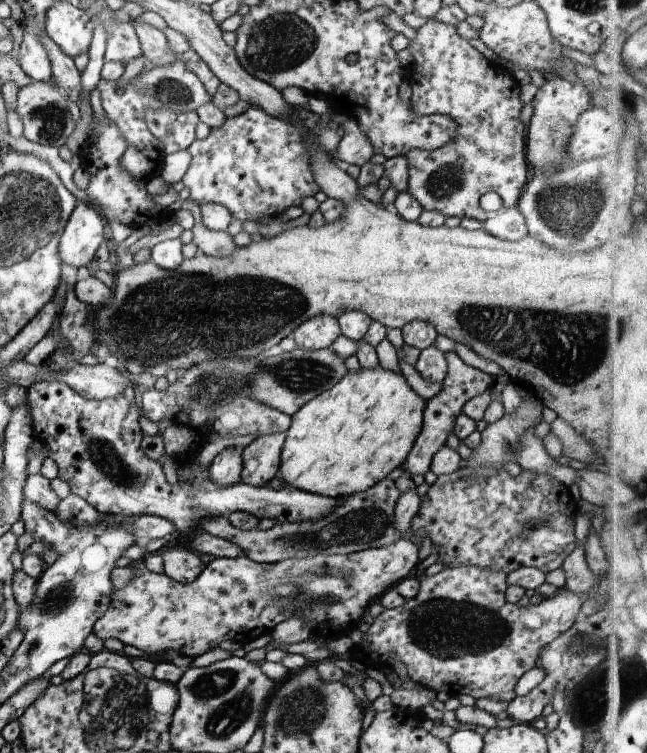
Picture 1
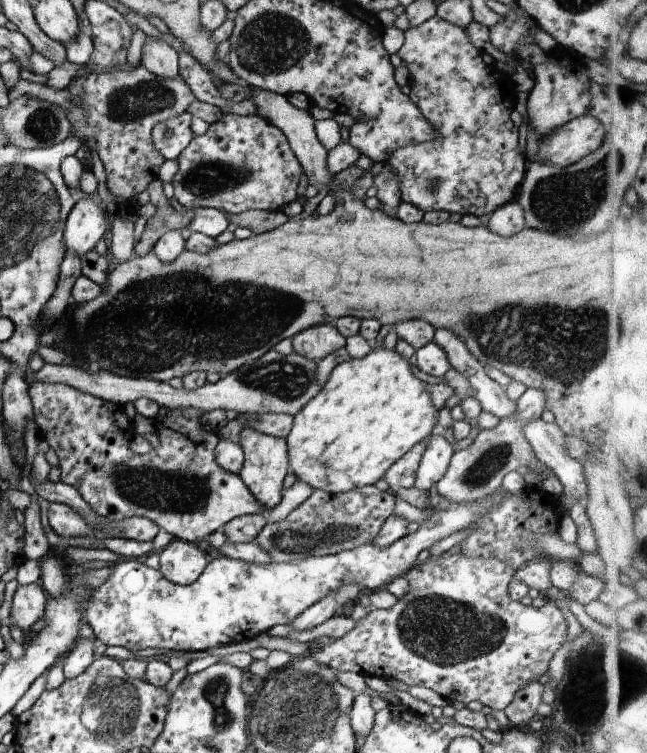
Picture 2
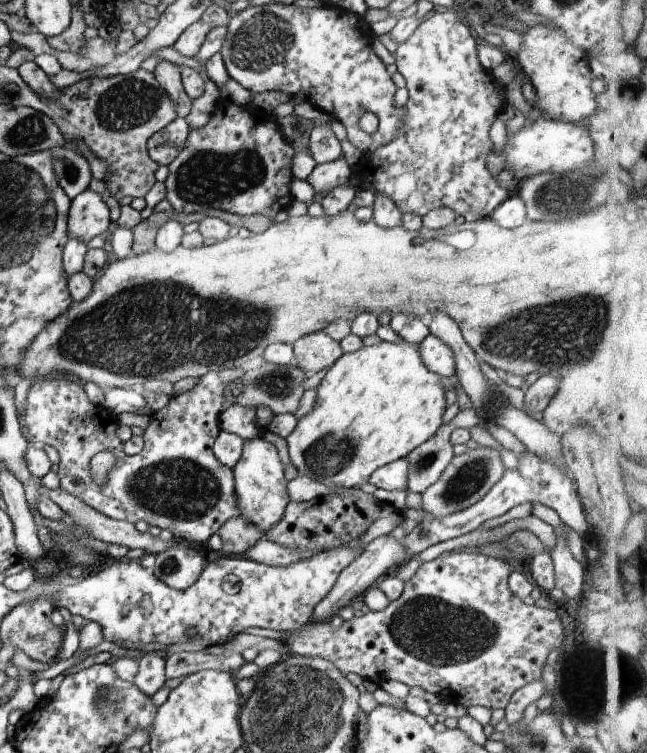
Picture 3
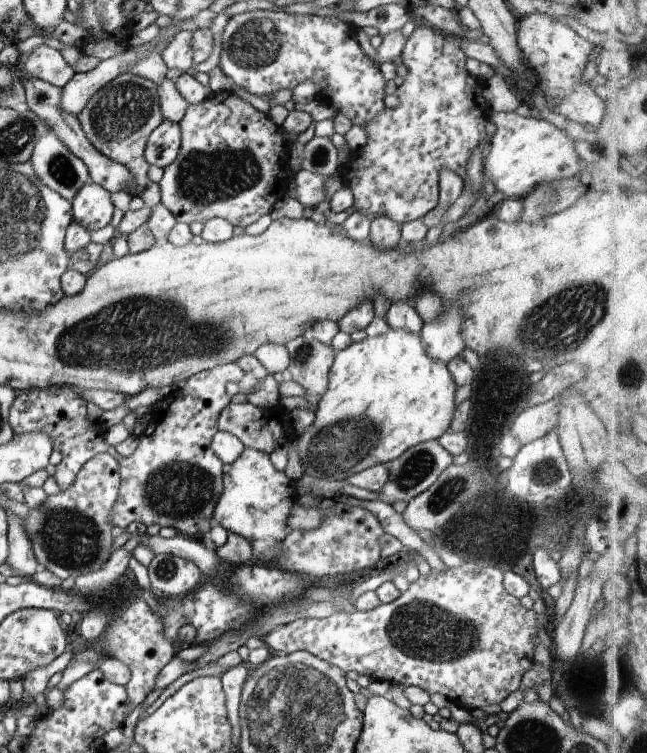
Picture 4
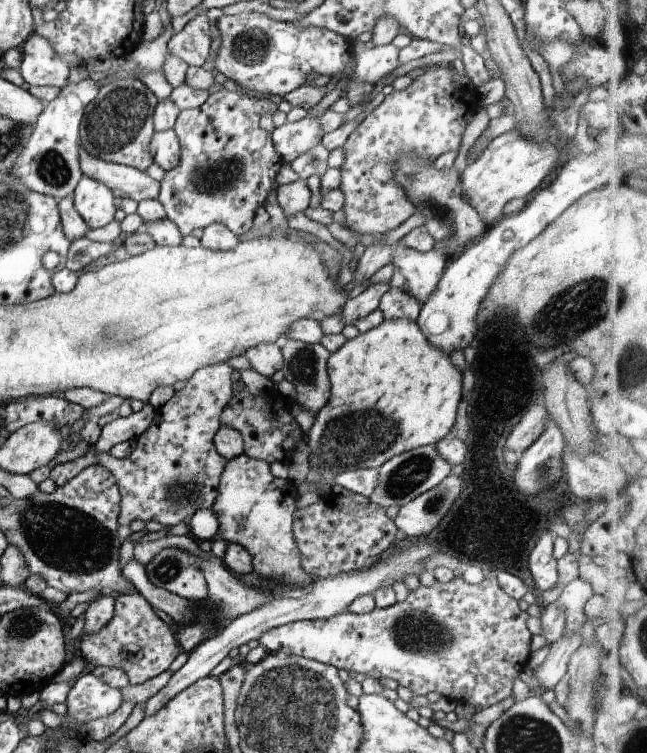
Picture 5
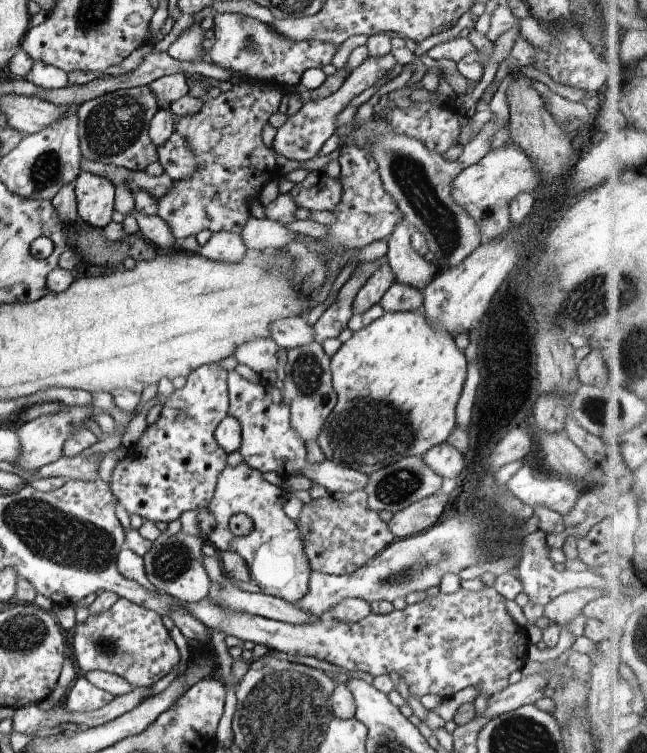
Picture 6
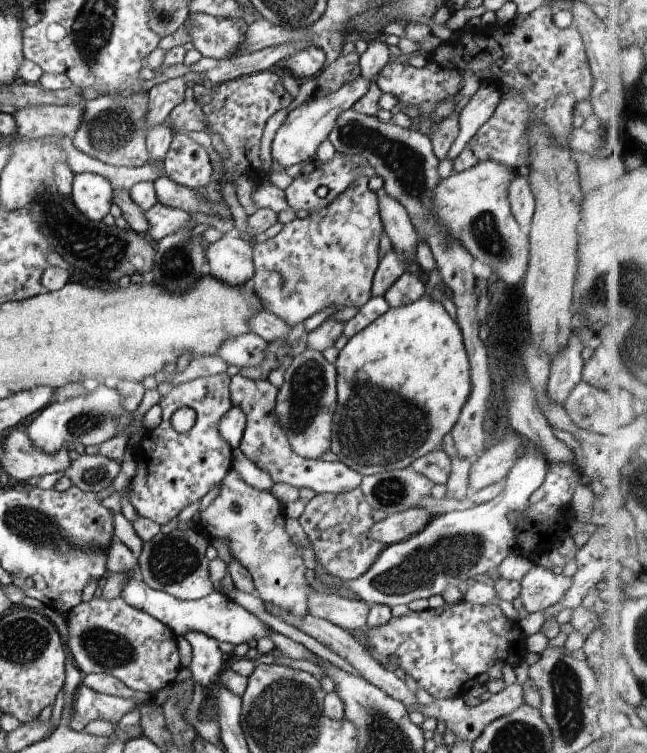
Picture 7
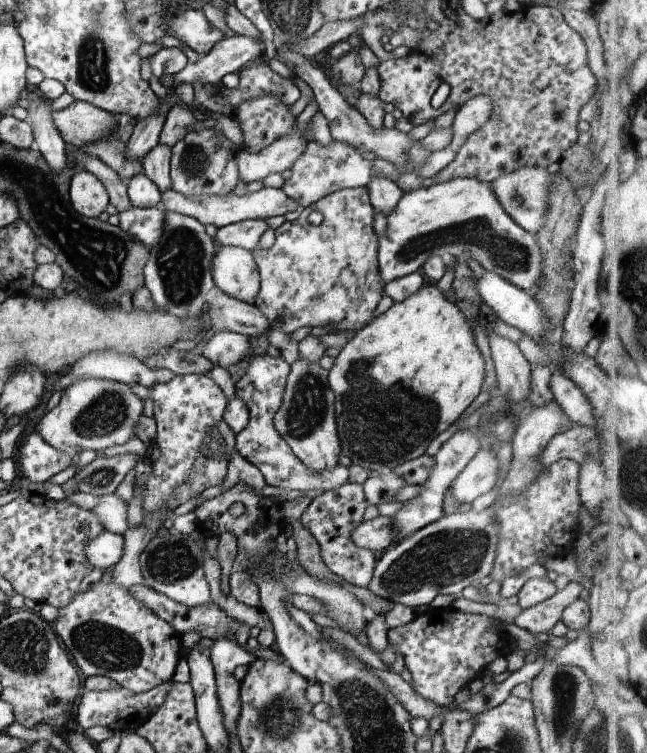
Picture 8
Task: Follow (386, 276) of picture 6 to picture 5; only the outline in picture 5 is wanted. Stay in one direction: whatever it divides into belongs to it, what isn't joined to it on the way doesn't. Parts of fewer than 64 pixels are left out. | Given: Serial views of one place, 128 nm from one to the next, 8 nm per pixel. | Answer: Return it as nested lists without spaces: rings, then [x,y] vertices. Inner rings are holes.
[[[379,282],[367,286],[360,296],[351,296],[342,308],[344,327],[352,325],[356,320],[368,316],[379,308],[382,296],[391,288],[389,283]]]

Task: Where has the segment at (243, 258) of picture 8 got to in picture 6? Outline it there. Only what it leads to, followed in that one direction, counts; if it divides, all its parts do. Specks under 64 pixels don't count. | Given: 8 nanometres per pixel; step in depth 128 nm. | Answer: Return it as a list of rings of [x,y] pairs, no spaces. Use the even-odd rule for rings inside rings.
[[[230,231],[213,232],[210,238],[198,248],[198,253],[204,258],[236,264],[244,257],[246,248],[241,235]]]

